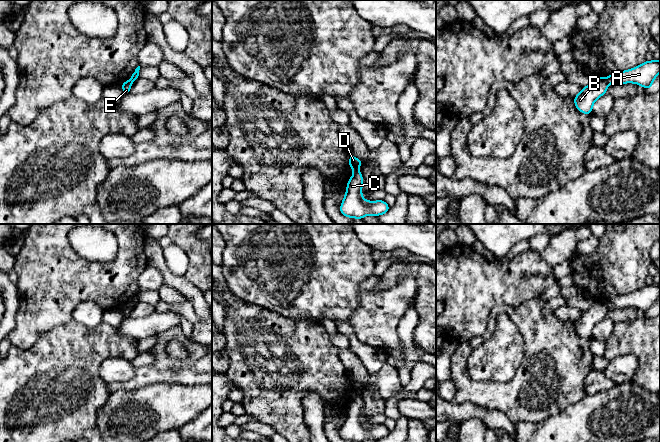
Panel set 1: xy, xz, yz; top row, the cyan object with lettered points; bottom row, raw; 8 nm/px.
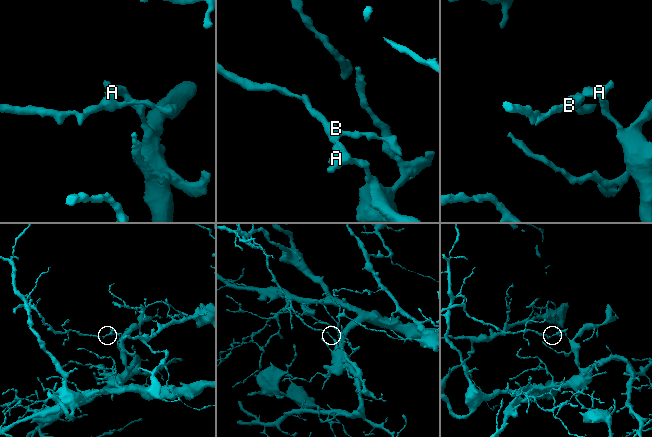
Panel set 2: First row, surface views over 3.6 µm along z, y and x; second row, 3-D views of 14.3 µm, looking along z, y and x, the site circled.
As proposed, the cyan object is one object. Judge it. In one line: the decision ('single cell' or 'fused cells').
fused cells

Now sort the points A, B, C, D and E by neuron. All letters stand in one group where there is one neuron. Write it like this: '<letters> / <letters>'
A C / B D E

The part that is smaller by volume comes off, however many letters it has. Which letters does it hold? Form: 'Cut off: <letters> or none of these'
Cut off: B, D, E

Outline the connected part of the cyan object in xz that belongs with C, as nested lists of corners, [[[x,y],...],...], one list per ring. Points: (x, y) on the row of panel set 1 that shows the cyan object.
[[[355,171],[347,183],[340,213],[346,217],[363,219],[367,215],[380,216],[390,210],[384,200],[367,201],[362,196],[363,176]]]

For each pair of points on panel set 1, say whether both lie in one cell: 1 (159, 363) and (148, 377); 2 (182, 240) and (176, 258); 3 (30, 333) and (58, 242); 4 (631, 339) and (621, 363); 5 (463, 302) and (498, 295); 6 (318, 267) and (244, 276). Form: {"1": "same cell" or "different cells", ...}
{"1": "different cells", "2": "different cells", "3": "same cell", "4": "different cells", "5": "same cell", "6": "same cell"}

